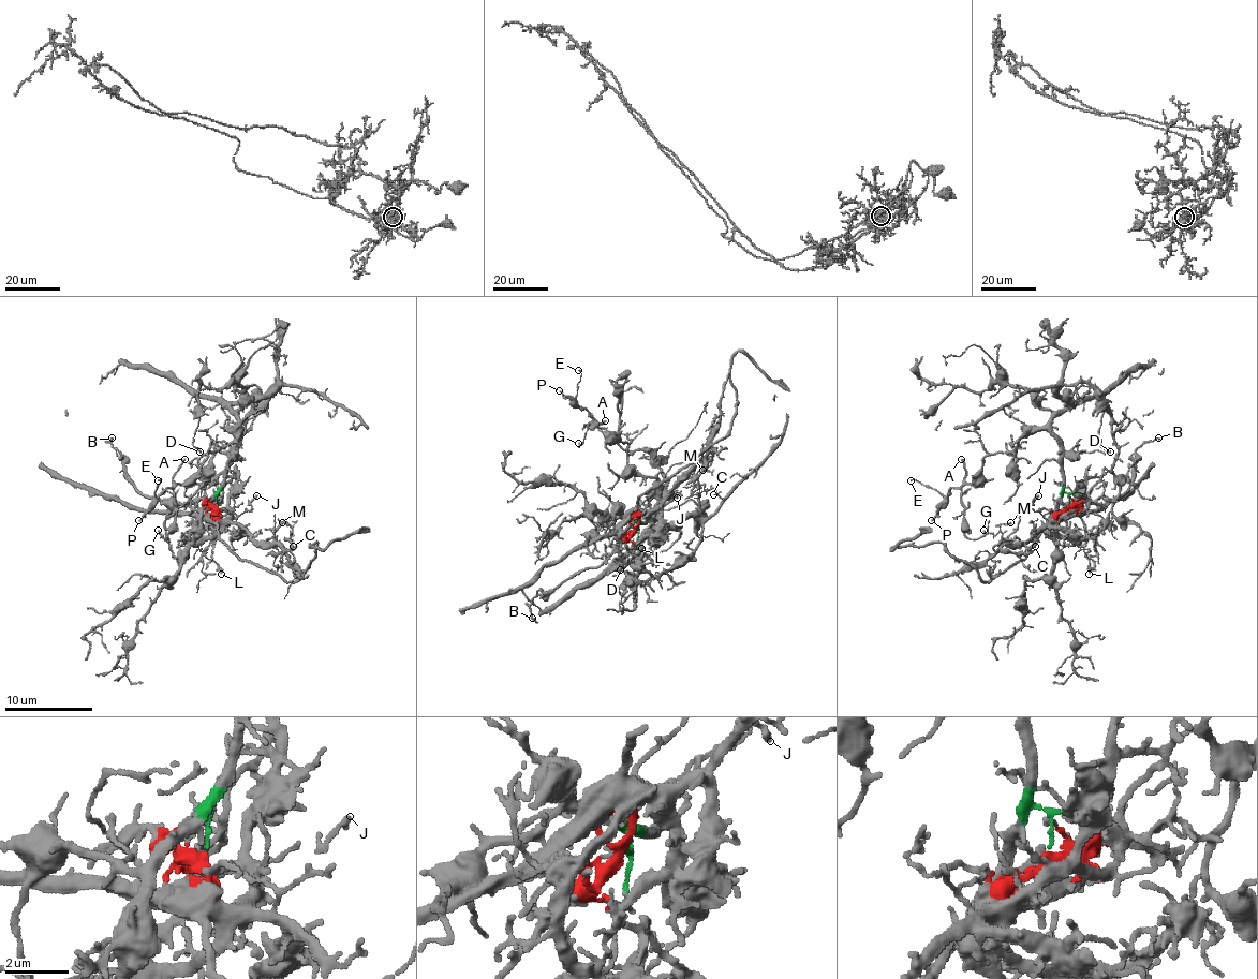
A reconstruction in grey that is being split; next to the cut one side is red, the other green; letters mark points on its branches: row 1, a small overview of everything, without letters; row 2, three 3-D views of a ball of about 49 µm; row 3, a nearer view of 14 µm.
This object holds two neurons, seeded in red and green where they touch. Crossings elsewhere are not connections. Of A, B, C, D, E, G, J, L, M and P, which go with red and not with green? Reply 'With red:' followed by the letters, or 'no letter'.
With red: B, C, J, L, M

